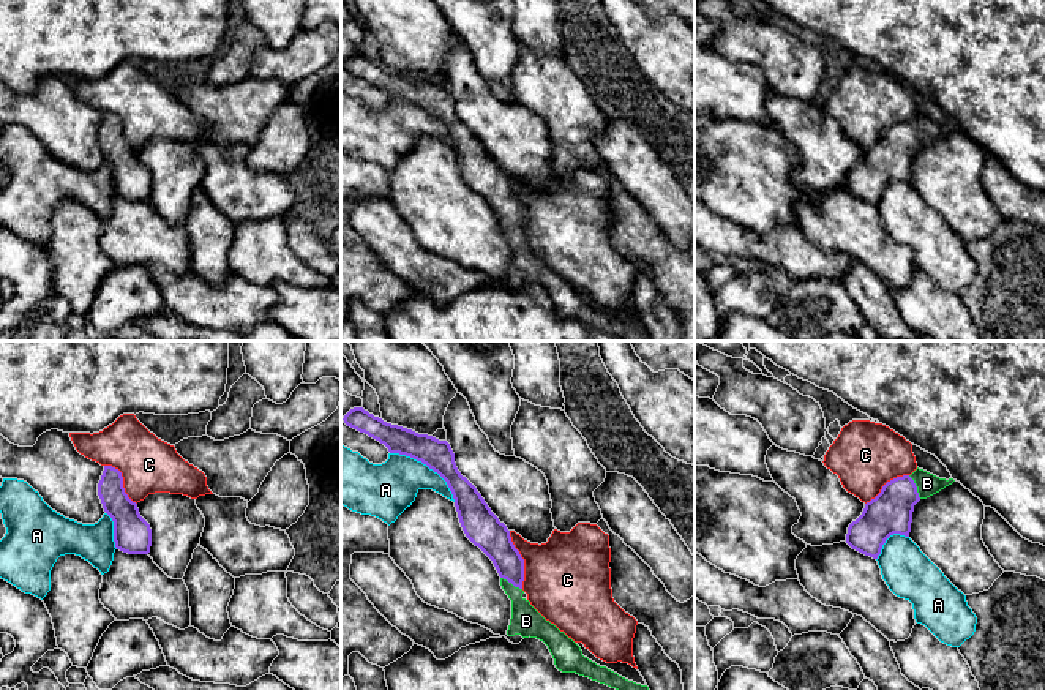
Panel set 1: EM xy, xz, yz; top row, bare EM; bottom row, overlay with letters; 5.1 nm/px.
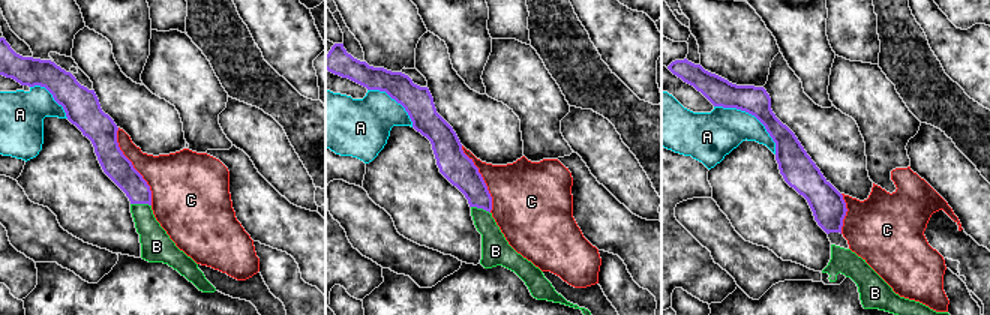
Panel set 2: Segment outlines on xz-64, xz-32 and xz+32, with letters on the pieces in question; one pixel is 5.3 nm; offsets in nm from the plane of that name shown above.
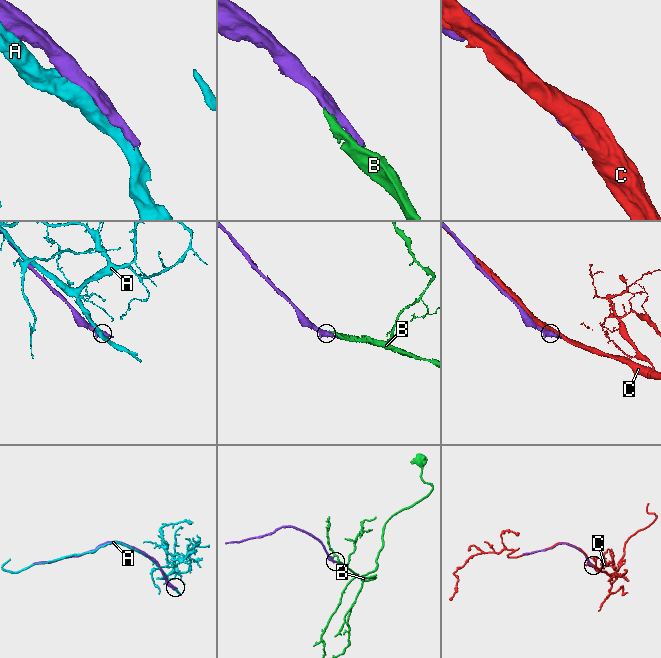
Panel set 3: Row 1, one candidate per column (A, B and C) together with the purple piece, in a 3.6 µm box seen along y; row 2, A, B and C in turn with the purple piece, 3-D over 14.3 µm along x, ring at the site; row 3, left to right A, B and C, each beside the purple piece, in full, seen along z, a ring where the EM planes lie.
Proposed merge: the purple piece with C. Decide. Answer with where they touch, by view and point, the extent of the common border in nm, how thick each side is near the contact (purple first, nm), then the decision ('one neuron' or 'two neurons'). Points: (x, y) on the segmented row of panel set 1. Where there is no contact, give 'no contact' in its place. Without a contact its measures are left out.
xz (523, 559) | 300 nm | 180/440 nm | two neurons

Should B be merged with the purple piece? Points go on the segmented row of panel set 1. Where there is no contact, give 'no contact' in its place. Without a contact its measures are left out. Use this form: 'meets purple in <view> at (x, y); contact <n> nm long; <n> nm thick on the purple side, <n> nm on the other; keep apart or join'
meets purple in yz at (916, 487); contact 140 nm long; 220 nm thick on the purple side, 120 nm on the other; join

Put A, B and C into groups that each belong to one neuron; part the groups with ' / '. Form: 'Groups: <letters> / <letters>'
Groups: A / B / C

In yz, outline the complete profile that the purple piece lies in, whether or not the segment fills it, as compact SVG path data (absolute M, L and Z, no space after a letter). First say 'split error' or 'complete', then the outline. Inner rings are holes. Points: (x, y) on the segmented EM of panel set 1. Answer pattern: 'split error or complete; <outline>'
split error; M919 467L911 475L887 482L881 493L865 504L862 515L849 524L846 543L852 549L878 559L890 535L909 537L914 505L953 482L953 478L939 478Z

